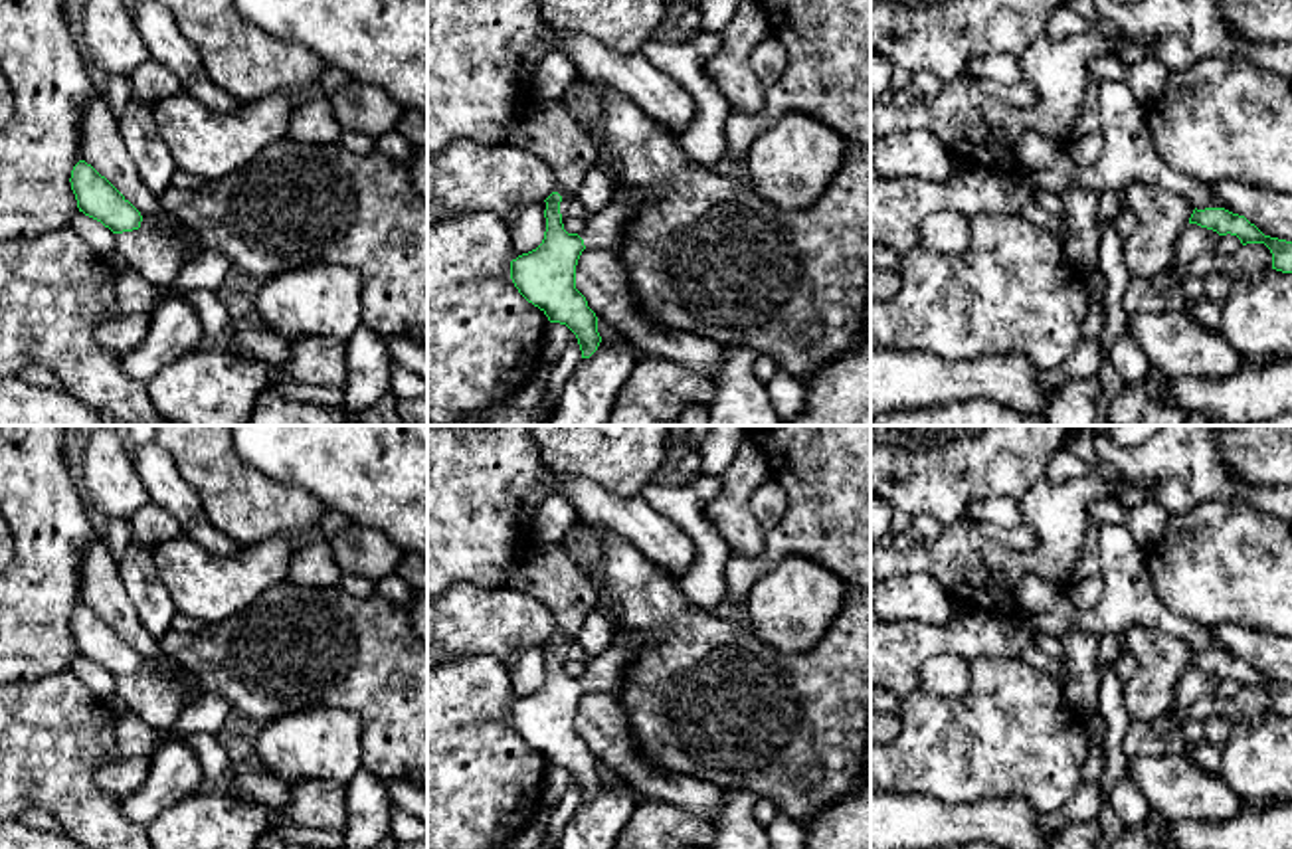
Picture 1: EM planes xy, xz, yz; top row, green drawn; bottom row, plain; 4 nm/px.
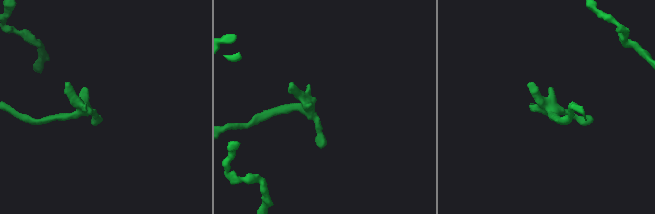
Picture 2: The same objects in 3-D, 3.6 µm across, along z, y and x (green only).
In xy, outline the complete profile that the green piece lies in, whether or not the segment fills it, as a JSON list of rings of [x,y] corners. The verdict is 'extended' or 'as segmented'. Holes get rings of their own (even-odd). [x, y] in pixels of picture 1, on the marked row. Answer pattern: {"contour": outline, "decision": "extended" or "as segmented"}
{"contour": [[[79,160],[73,166],[69,182],[79,212],[101,222],[113,234],[133,232],[138,228],[162,230],[178,241],[186,263],[204,249],[196,236],[192,236],[168,214],[142,218],[140,212],[85,160]]], "decision": "extended"}

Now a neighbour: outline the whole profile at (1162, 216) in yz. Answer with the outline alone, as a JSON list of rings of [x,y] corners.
[[[1130,186],[1124,206],[1136,218],[1136,232],[1124,239],[1124,261],[1132,279],[1152,277],[1169,269],[1177,237],[1189,226],[1195,206],[1157,186]]]

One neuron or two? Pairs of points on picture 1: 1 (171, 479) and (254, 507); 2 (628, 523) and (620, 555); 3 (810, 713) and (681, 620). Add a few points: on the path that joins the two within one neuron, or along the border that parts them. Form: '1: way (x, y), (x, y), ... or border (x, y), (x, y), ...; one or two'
1: border (167, 448), (216, 527); two
2: border (586, 523), (614, 529), (661, 566); two
3: way (778, 713), (713, 652); one

